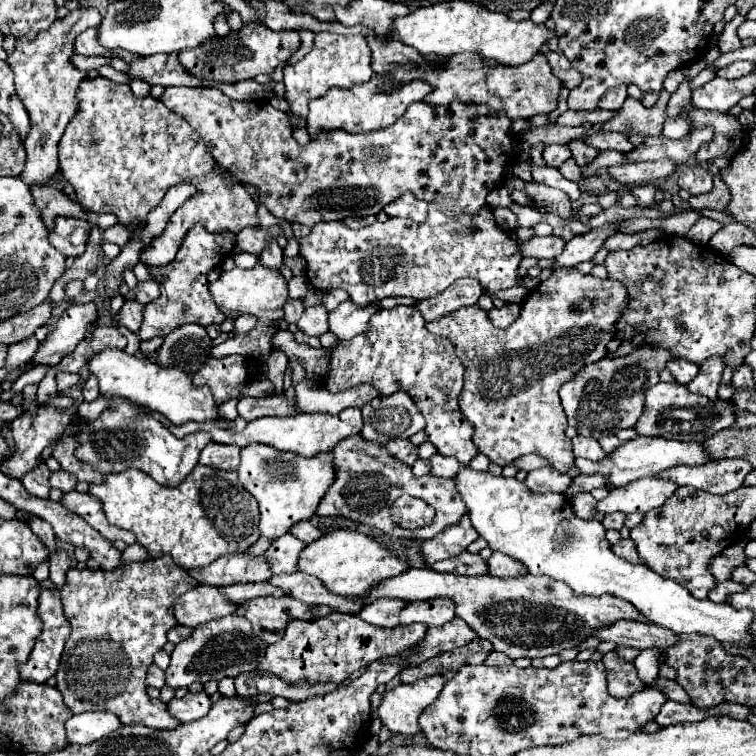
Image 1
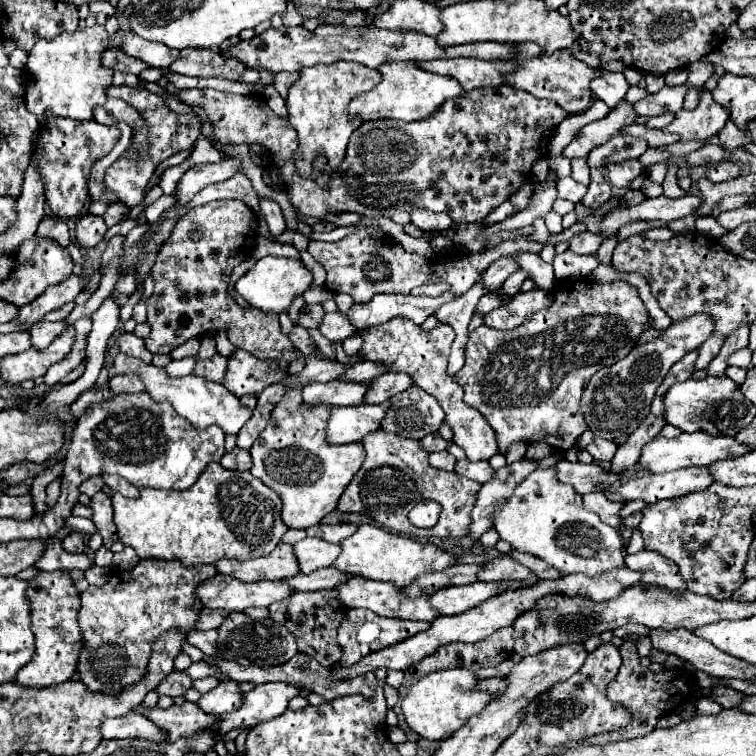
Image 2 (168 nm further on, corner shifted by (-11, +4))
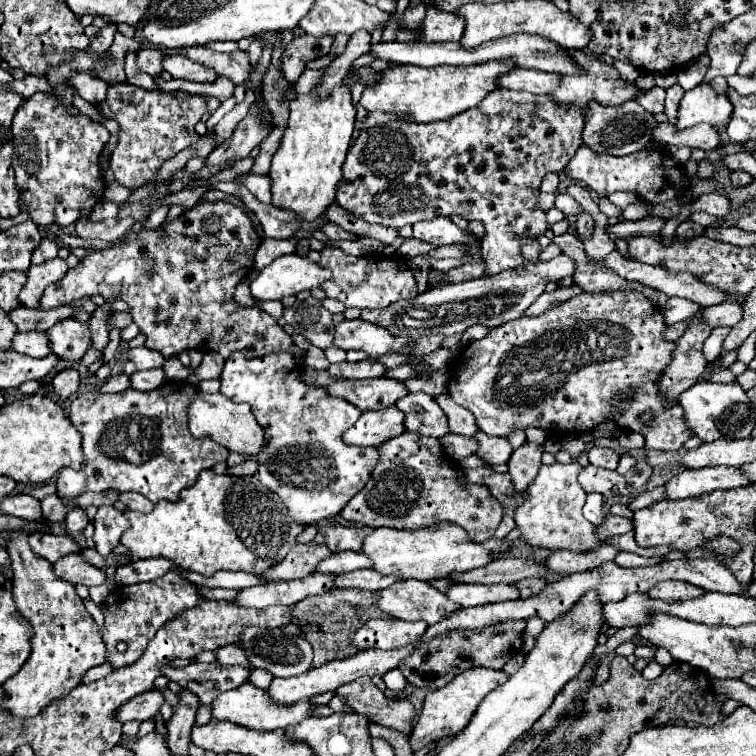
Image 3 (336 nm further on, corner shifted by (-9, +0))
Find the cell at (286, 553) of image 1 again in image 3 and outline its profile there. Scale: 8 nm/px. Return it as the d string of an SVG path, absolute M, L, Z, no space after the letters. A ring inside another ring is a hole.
M338 552L332 554L330 558L324 558L324 562L318 562L316 572L322 574L344 574L344 572L352 572L358 568L370 568L372 562L358 552Z

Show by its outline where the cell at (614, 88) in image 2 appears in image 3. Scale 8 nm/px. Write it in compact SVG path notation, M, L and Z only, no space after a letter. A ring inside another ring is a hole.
M654 86L652 89L642 92L641 96L636 98L636 101L641 99L641 106L653 114L658 114L664 112L665 97L665 89Z

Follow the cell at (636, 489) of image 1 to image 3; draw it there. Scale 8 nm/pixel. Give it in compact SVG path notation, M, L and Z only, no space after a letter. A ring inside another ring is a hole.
M712 466L702 470L684 470L672 476L666 484L666 498L696 498L706 492L714 492L718 488L740 488L746 486L748 480L740 474L738 468L730 466Z

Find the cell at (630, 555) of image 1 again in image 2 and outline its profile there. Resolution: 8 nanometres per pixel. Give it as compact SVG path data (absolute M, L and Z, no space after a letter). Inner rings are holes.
M642 550L634 556L628 554L626 566L632 570L642 570L644 572L642 582L646 582L646 584L654 584L660 588L664 586L670 590L686 590L686 582L682 580L678 566L672 560L660 556L658 552Z

